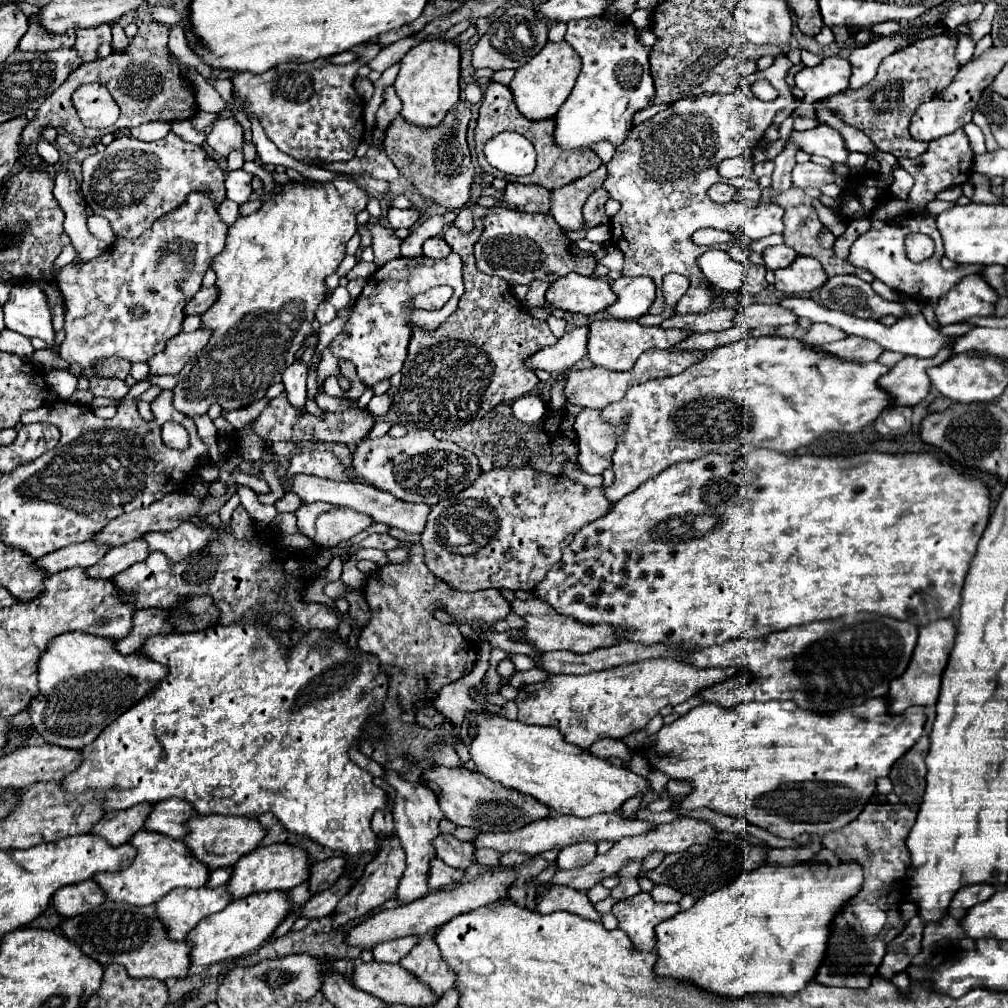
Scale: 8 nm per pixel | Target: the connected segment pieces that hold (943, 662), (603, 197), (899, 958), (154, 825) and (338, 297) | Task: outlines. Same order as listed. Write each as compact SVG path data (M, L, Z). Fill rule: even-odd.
M937 620L937 622L931 622L931 624L919 628L919 640L917 640L917 646L913 650L907 670L897 680L893 680L893 684L889 684L889 692L885 696L889 714L901 714L911 706L937 704L939 690L941 690L941 676L949 662L949 652L953 648L953 640L955 640L953 620Z
M597 188L589 200L583 206L583 218L585 218L585 226L593 228L597 224L607 224L609 218L605 214L605 202L609 200L609 192L605 192L603 188Z
M919 916L911 918L905 930L887 946L887 954L879 966L879 974L883 978L893 978L895 974L909 968L911 960L921 952L921 936L923 936L923 920Z
M171 798L171 800L157 802L153 804L153 810L145 820L145 830L159 832L169 838L183 838L187 832L183 822L189 820L191 814L193 810L185 800Z
M337 286L331 294L329 294L329 298L327 298L337 310L339 308L345 308L345 306L349 306L353 300L351 300L351 296L349 296L349 292L347 292L347 288L343 288L343 286Z

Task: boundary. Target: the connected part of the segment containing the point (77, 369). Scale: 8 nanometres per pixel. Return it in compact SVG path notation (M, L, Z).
M191 192L189 198L185 200L185 204L181 204L181 208L175 208L173 212L161 216L161 220L155 220L153 226L149 230L145 230L139 238L135 240L125 240L125 242L119 242L115 246L109 248L109 252L103 252L101 256L93 258L93 260L87 260L87 262L81 262L81 260L75 260L73 264L67 264L65 268L61 268L61 272L57 274L57 286L63 294L63 300L65 300L65 340L61 344L61 350L59 350L59 356L69 362L69 372L75 374L77 378L81 378L83 370L87 368L93 368L97 360L103 360L103 358L111 358L111 356L117 356L117 358L125 358L129 362L147 362L151 356L155 356L157 352L161 352L165 348L165 342L179 334L181 330L181 322L183 322L183 306L193 298L193 294L201 288L201 280L207 272L207 260L211 260L215 254L219 254L223 251L226 245L226 236L229 229L229 225L222 222L218 215L219 205L213 204L213 200L203 194L203 192Z

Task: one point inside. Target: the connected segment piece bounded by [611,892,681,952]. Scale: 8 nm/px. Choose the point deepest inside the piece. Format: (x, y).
(638, 916)

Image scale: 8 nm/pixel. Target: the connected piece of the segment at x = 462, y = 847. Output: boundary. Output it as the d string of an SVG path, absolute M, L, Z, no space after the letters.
M439 834L433 840L433 846L435 846L437 856L445 864L449 864L453 868L465 870L469 864L473 864L473 852L475 852L475 848L473 848L471 842L461 842L455 836L451 836L451 834Z

